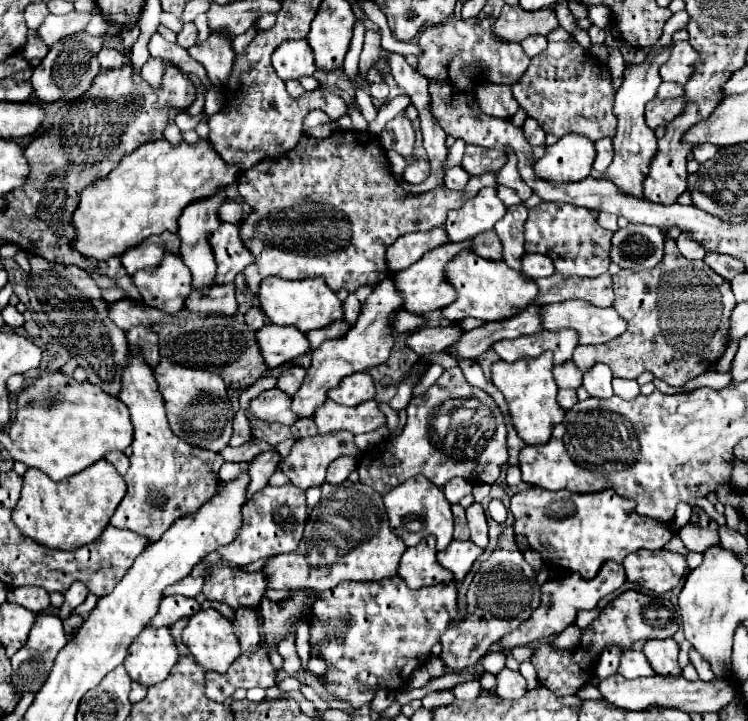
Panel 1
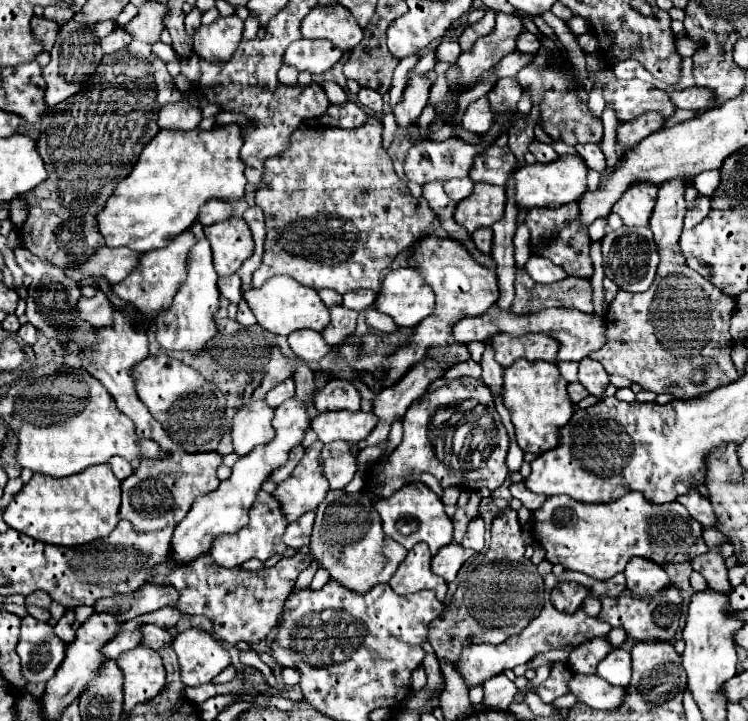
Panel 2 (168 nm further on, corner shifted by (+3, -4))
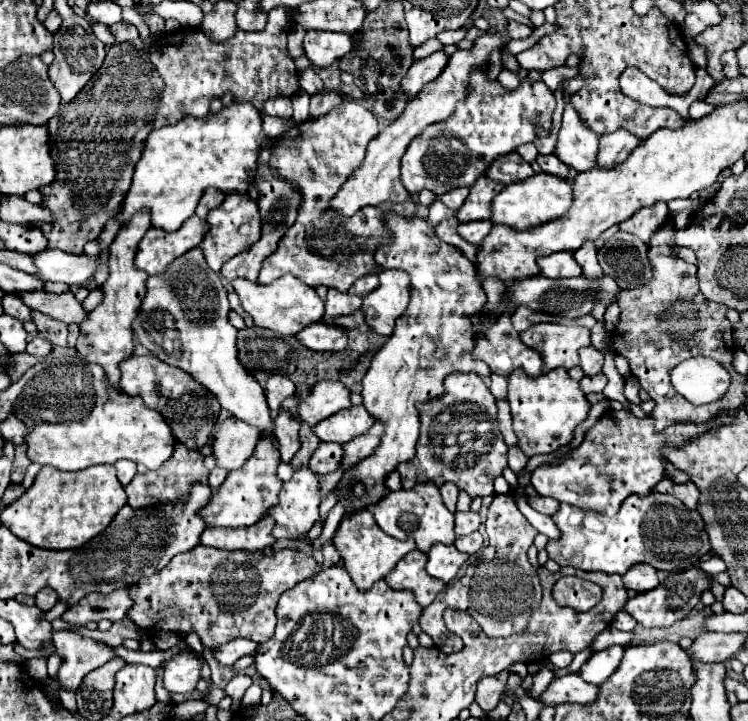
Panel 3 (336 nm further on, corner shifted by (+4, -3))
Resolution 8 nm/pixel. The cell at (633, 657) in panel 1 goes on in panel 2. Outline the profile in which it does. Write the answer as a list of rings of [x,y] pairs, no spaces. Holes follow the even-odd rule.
[[[623,649],[611,651],[597,667],[597,675],[601,675],[611,685],[627,687],[631,679],[631,655]]]

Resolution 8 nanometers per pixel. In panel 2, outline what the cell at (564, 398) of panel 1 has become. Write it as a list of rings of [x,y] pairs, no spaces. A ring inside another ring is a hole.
[[[575,381],[575,383],[569,383],[569,385],[567,385],[567,395],[569,395],[569,399],[571,399],[573,403],[579,403],[579,401],[585,399],[589,393],[585,391],[585,387],[581,387],[579,381]]]

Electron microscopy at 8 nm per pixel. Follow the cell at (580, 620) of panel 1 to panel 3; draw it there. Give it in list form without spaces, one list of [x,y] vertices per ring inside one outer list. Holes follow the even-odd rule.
[[[618,612],[612,624],[614,624],[618,630],[626,630],[626,632],[630,632],[630,630],[634,630],[634,628],[636,628],[636,624],[638,624],[638,622],[636,622],[628,612]]]

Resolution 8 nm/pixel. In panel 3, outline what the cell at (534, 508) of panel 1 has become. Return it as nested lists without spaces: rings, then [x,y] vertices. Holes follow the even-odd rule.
[[[654,492],[644,498],[632,494],[622,502],[614,518],[608,518],[594,510],[560,504],[560,510],[552,516],[552,520],[560,528],[562,538],[550,540],[546,550],[548,556],[560,566],[600,570],[606,574],[624,574],[630,566],[646,562],[656,570],[674,572],[698,564],[710,552],[702,516],[694,510],[688,510],[684,502],[670,494]]]

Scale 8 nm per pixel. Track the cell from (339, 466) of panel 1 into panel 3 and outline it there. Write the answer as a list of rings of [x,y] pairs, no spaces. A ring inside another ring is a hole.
[[[320,444],[310,458],[310,470],[316,474],[330,474],[340,468],[342,446],[340,444]]]

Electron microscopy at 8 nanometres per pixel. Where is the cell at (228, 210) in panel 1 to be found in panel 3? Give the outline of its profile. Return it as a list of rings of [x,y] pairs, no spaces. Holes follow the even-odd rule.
[[[216,188],[204,190],[204,196],[200,198],[200,202],[196,206],[196,216],[206,218],[212,208],[216,208],[216,206],[222,204],[222,200],[224,200],[224,192],[222,190],[216,190]]]

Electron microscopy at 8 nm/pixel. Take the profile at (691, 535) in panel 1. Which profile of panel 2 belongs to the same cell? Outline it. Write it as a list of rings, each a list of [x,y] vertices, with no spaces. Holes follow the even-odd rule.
[[[721,545],[711,547],[705,555],[699,555],[697,559],[693,559],[691,567],[697,569],[707,579],[707,585],[711,589],[723,591],[723,593],[731,591],[731,585],[729,585],[729,579],[727,579],[725,559],[721,555]]]

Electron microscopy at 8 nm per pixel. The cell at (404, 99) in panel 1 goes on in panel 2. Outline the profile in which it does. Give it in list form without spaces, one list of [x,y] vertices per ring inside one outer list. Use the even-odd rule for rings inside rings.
[[[433,50],[419,59],[415,67],[409,73],[409,78],[411,78],[417,72],[425,73],[429,70],[433,70],[435,64],[436,64],[436,55],[435,51]]]

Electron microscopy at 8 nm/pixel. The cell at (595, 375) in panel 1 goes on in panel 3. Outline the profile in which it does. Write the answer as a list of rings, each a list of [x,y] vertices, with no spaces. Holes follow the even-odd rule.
[[[592,344],[586,348],[580,348],[580,368],[584,370],[586,376],[594,376],[602,370],[602,352],[596,350]]]

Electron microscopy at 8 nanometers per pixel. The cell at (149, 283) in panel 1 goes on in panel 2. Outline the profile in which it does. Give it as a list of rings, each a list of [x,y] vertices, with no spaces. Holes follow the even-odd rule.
[[[183,231],[167,247],[141,255],[141,265],[125,281],[113,285],[113,291],[121,299],[131,301],[145,317],[153,319],[153,315],[161,315],[161,311],[169,309],[169,303],[173,303],[173,295],[177,293],[181,279],[185,279],[185,261],[191,245],[195,245],[191,231]]]

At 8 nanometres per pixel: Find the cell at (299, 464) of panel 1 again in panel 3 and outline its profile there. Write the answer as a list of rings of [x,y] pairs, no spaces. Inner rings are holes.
[[[302,466],[288,482],[284,482],[280,490],[280,502],[270,510],[270,516],[276,520],[272,536],[276,540],[306,538],[310,528],[320,518],[318,506],[318,476]]]

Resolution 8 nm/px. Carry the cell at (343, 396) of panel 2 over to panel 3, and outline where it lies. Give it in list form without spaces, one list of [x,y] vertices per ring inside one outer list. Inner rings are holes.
[[[322,380],[310,390],[308,398],[298,404],[298,416],[308,426],[316,426],[320,420],[350,406],[350,392],[344,384]]]

